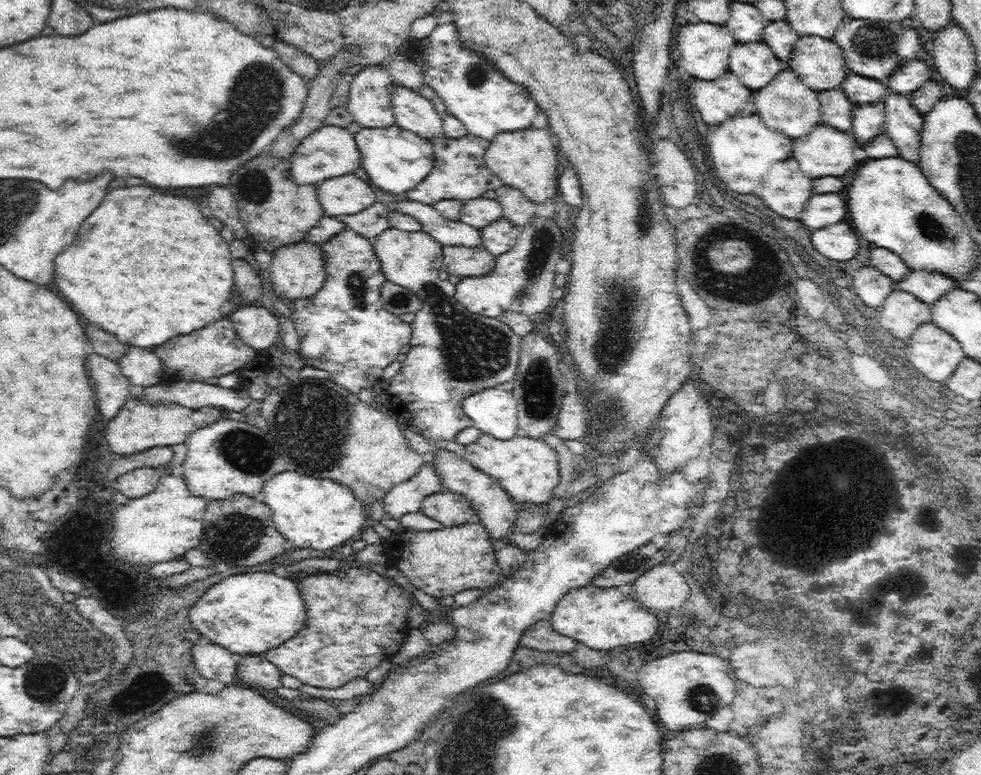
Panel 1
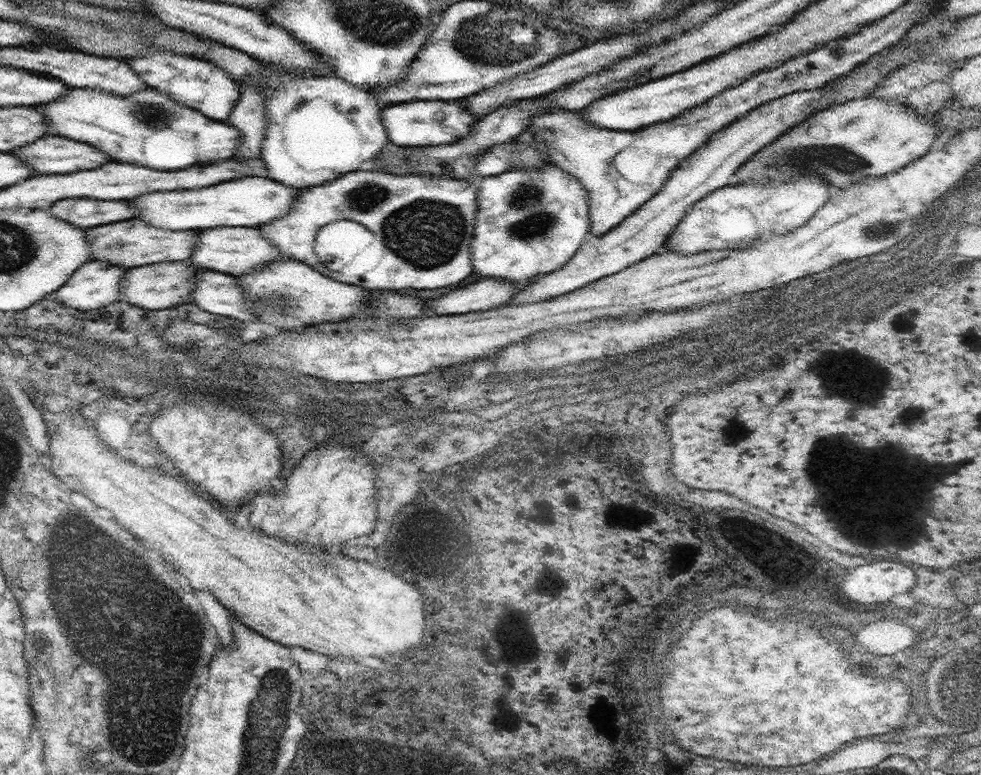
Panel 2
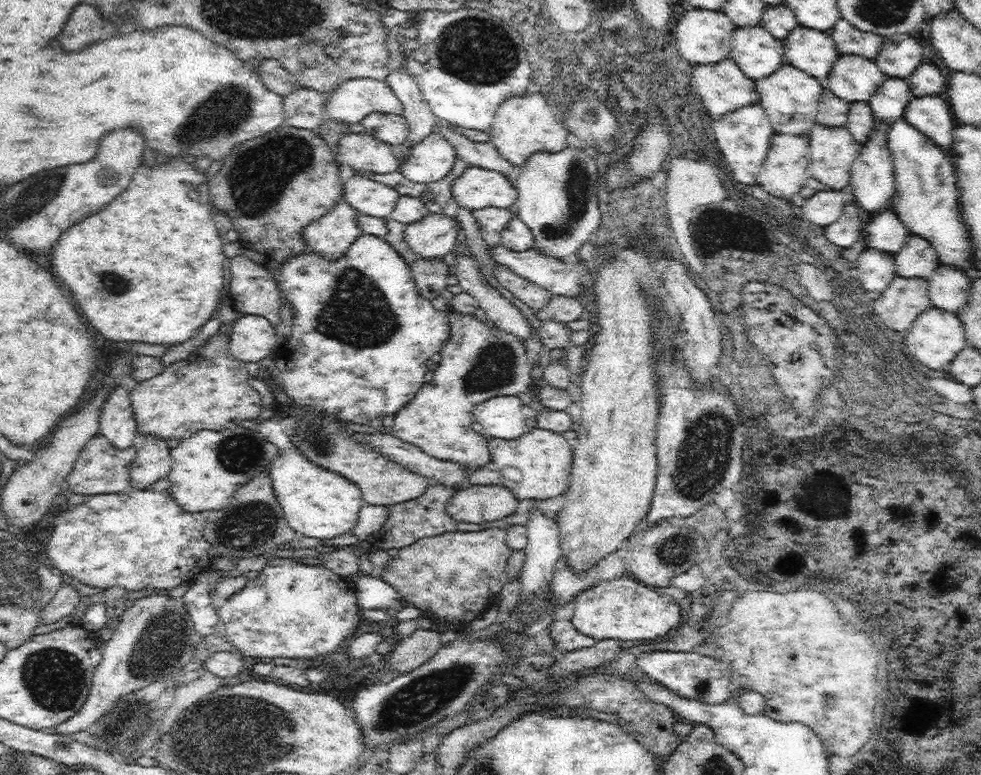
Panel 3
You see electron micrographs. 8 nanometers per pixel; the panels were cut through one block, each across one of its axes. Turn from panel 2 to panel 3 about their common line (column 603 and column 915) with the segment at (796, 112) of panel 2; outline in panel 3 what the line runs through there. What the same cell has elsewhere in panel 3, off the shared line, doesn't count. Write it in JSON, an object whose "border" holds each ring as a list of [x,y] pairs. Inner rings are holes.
{"border":[[[911,235],[894,257],[895,271],[904,278],[916,276],[928,279],[932,270],[940,264],[937,250],[918,235]]]}

